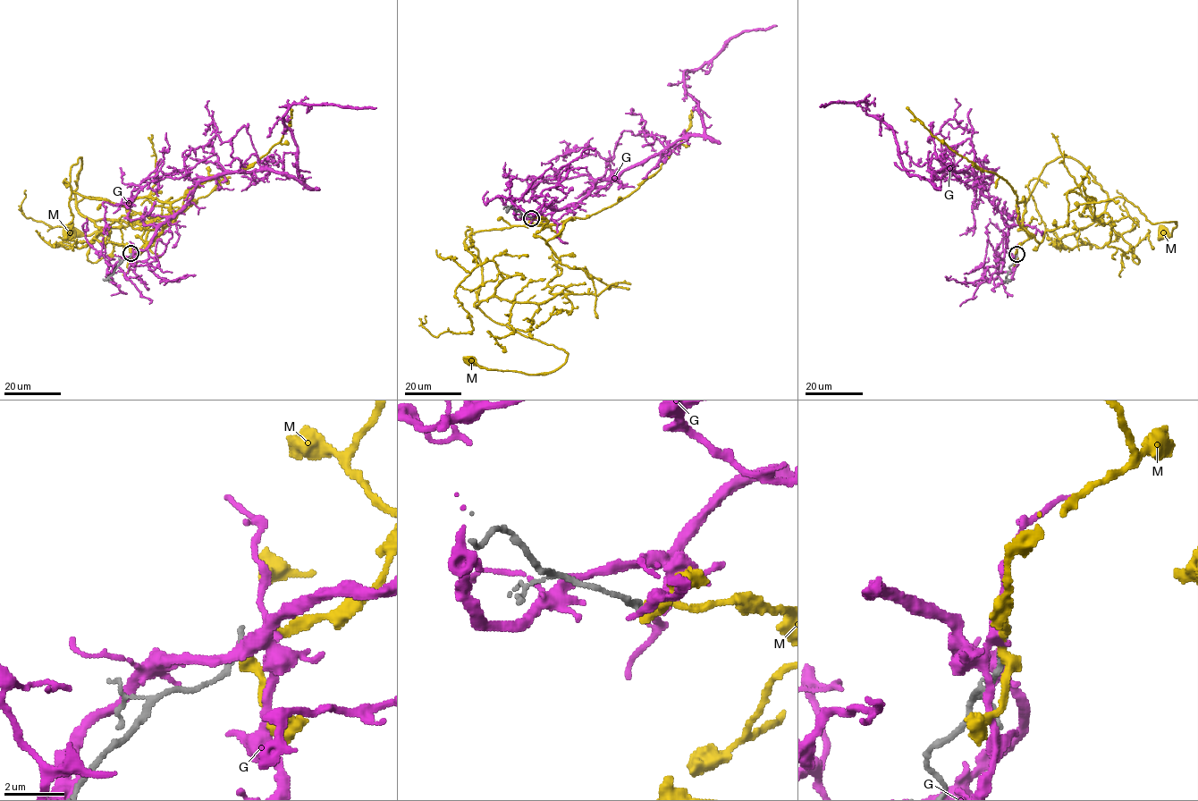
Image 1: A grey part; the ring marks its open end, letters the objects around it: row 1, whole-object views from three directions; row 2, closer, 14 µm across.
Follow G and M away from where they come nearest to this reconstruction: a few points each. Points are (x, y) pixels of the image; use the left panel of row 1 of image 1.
G: (130, 255), (147, 246), (205, 180), (273, 170), (302, 182), (297, 147), (284, 125), (293, 105), (375, 107)
M: (130, 257), (145, 229), (123, 205), (71, 189), (80, 157), (75, 200), (101, 198), (166, 223), (69, 232)

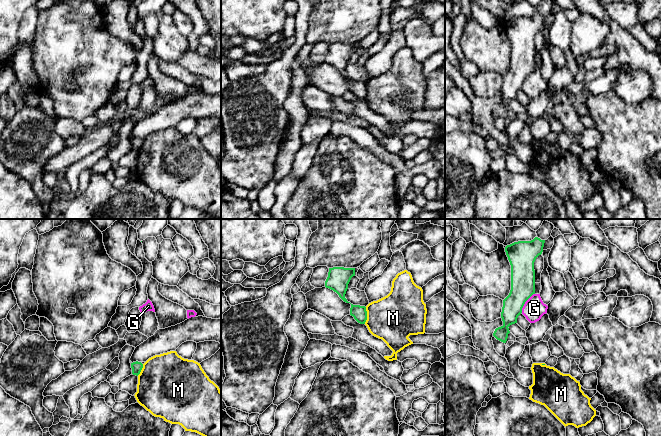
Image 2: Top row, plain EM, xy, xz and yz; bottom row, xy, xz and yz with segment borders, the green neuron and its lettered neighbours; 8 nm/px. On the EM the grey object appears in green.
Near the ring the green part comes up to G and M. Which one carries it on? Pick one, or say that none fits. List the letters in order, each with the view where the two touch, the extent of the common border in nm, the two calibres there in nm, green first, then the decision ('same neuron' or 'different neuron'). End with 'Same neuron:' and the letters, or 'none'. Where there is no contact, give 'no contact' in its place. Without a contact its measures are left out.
G: meets green in yz; contact 190 nm long; 190 nm thick on the green side, 170 nm on the other; different neuron
M: meets green in xz; contact 140 nm long; 120 nm thick on the green side, 380 nm on the other; different neuron
Same neuron: none

